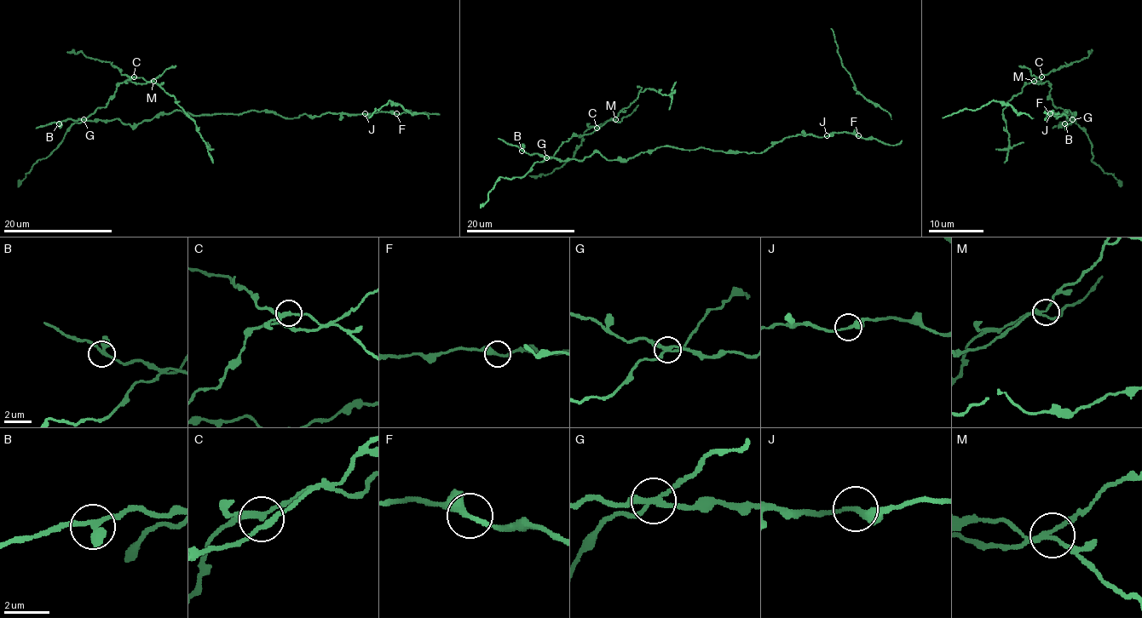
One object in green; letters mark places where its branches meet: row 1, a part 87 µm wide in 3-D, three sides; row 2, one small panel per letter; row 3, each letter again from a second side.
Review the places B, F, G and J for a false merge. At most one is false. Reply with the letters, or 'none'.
G

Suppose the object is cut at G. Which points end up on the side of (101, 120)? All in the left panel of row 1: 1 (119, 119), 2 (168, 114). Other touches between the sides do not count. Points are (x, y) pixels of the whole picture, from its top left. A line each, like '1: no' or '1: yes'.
1: yes
2: yes

